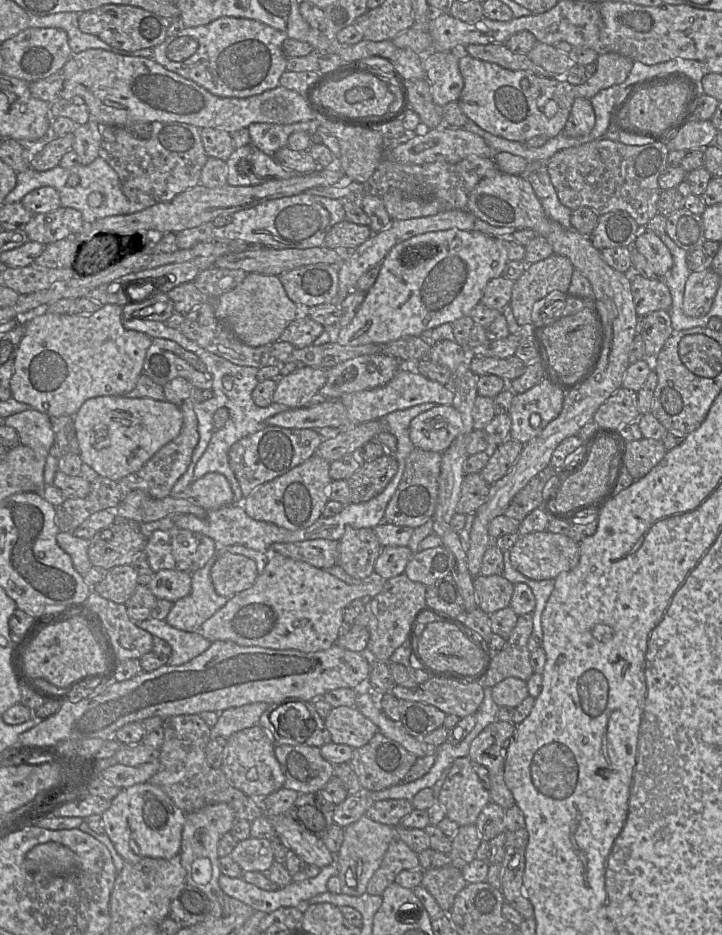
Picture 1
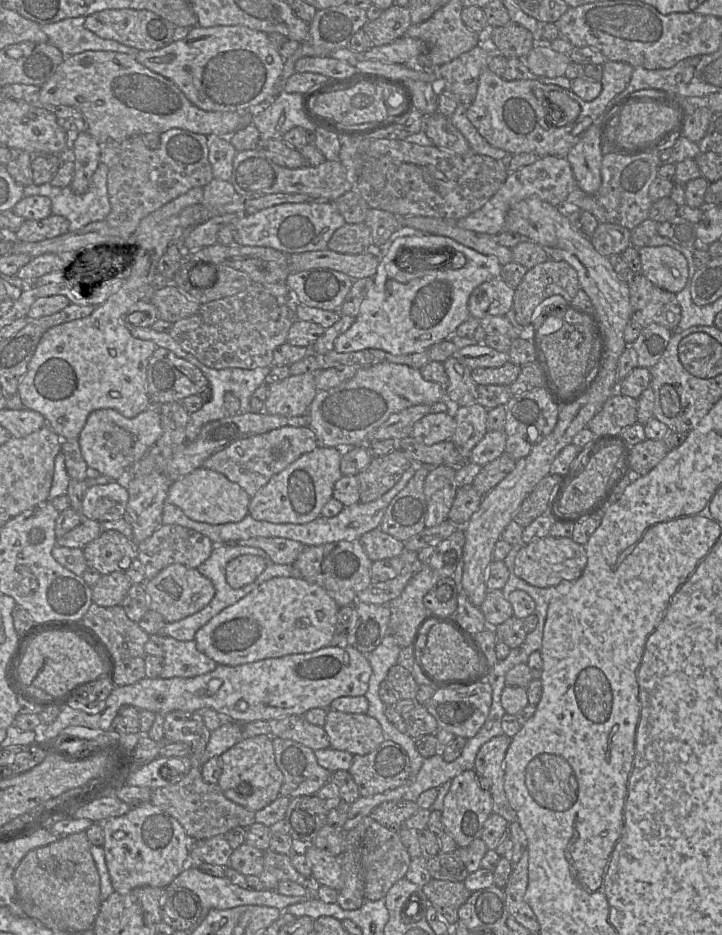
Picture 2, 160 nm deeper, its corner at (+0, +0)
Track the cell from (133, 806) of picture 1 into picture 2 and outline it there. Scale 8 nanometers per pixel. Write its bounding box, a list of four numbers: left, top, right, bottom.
[99,802,190,894]

